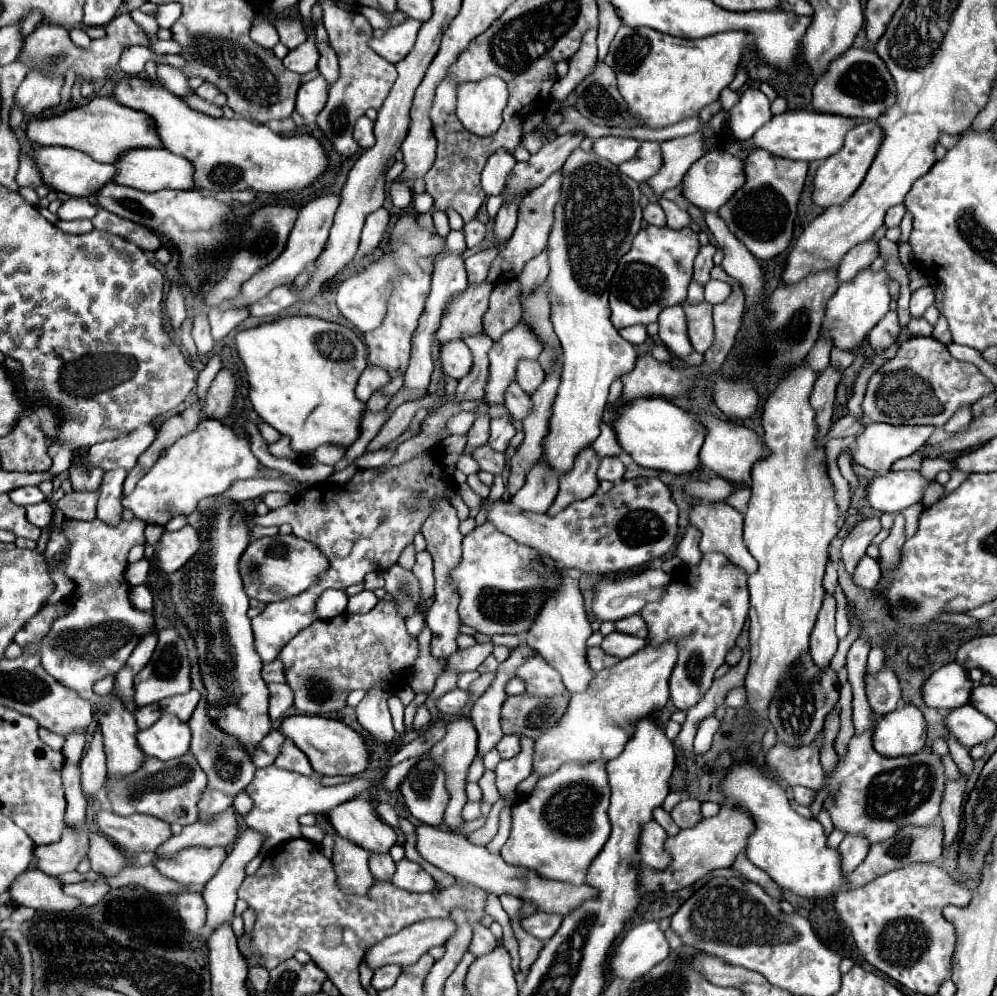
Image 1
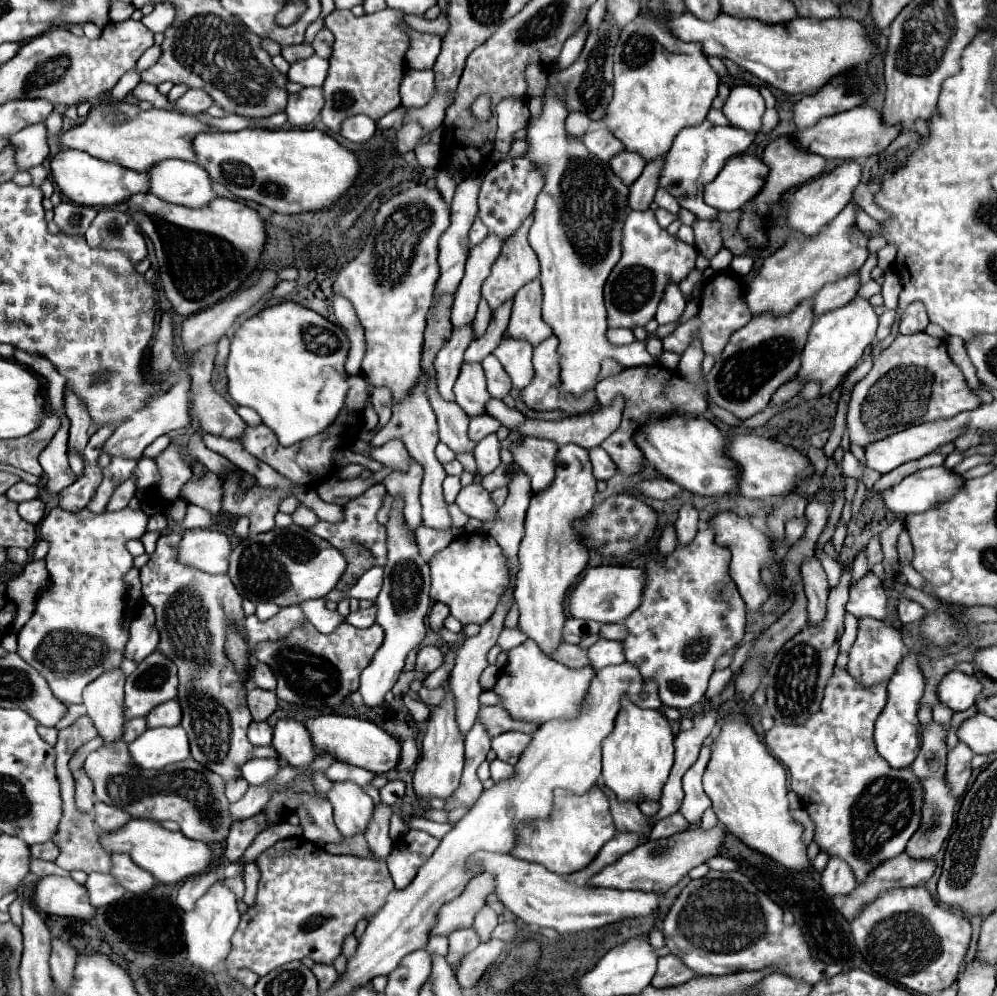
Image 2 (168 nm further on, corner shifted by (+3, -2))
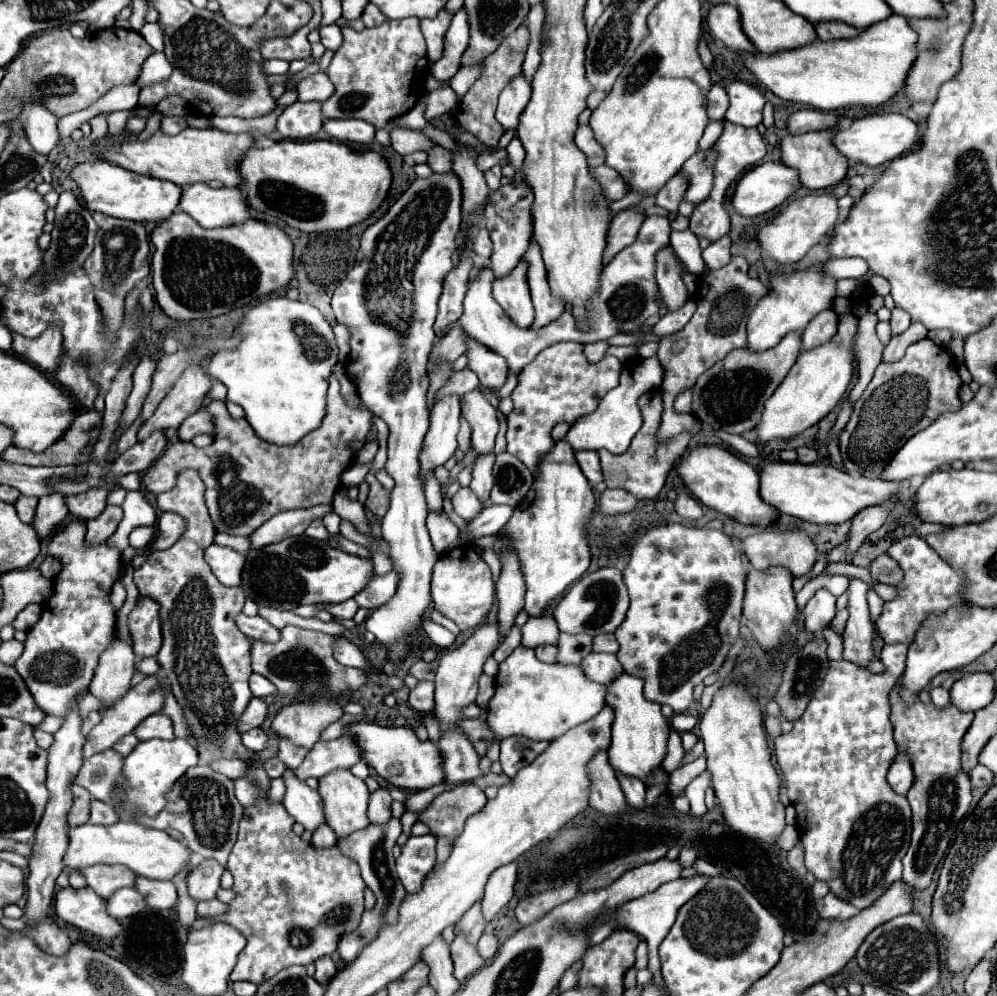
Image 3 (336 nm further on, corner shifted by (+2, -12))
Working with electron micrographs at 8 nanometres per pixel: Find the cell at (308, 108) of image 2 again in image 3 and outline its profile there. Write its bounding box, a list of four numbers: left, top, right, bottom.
[277,103,323,139]

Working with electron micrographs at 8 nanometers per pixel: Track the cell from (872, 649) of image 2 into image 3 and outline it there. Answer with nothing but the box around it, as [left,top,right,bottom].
[843,577,877,667]

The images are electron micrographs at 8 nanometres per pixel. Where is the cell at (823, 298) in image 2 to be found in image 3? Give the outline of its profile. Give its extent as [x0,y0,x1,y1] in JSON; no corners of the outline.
[801,309,837,351]

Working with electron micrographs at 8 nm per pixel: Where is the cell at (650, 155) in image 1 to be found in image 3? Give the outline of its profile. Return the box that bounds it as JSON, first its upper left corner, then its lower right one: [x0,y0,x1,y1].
[590,165,629,201]

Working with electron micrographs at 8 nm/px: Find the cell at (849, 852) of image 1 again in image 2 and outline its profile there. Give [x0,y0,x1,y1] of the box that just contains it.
[822,857,856,895]

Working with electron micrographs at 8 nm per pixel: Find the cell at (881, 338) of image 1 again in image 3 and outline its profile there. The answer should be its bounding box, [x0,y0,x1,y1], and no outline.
[889,307,911,335]

